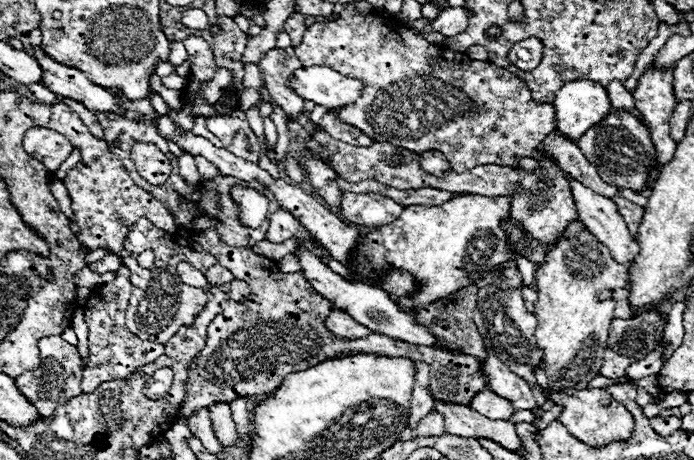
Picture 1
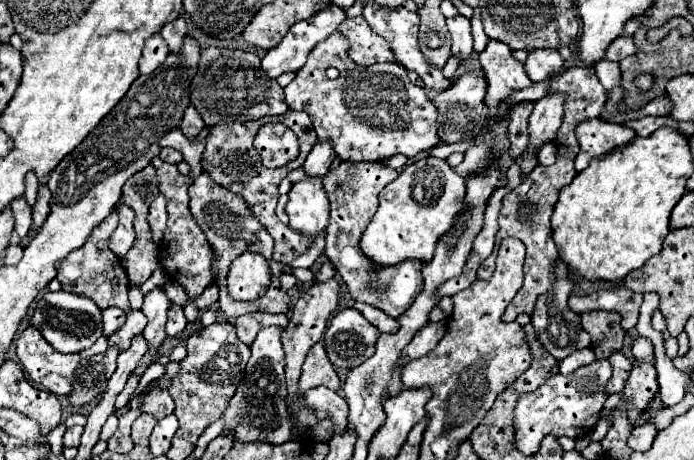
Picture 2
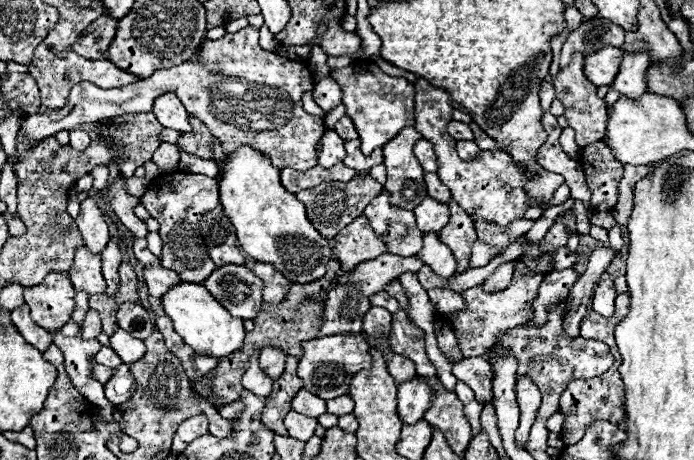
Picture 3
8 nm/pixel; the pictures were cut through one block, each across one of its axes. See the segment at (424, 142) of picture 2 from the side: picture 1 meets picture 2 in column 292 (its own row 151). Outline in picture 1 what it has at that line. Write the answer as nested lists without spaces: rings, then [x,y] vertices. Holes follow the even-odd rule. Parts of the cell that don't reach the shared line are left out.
[[[54,104],[52,106],[52,118],[48,122],[48,128],[68,136],[70,144],[80,150],[80,162],[72,170],[68,170],[64,178],[64,186],[68,188],[68,194],[72,198],[72,212],[78,222],[80,244],[96,250],[100,246],[108,248],[112,254],[122,252],[124,248],[124,236],[128,234],[128,228],[138,222],[138,218],[148,218],[156,228],[176,234],[174,216],[170,210],[150,192],[142,190],[134,184],[128,170],[122,166],[122,162],[108,150],[108,144],[96,136],[90,134],[90,130],[80,122],[78,114],[72,112],[66,104]]]

